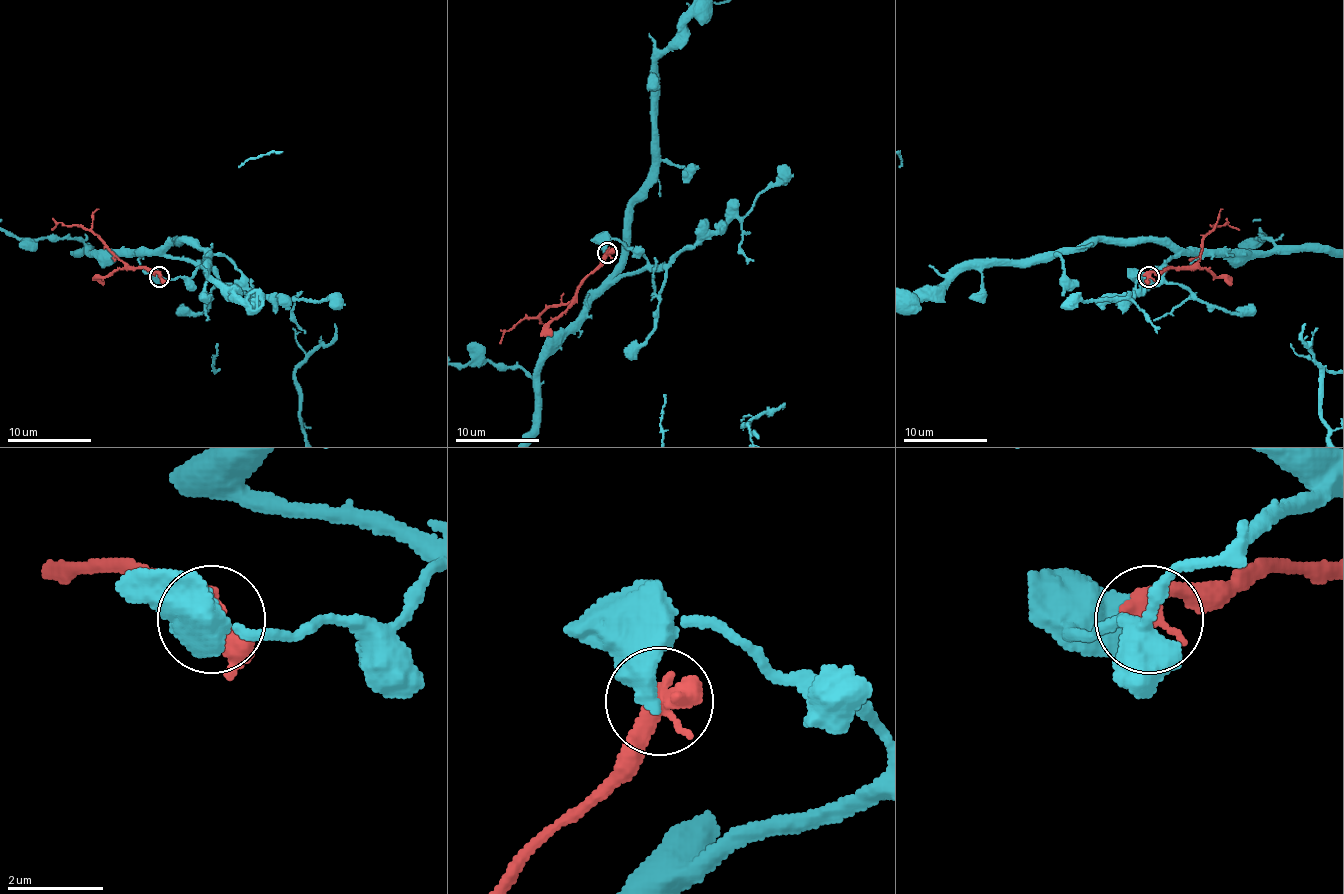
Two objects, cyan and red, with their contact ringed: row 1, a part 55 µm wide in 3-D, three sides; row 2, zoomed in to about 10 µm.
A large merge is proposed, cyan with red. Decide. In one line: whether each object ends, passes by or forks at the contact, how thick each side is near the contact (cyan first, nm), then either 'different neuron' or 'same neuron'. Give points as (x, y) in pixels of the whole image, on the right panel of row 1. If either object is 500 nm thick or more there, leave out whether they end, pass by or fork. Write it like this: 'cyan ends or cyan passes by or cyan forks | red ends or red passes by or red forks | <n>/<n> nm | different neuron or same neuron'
650/600 nm | different neuron

